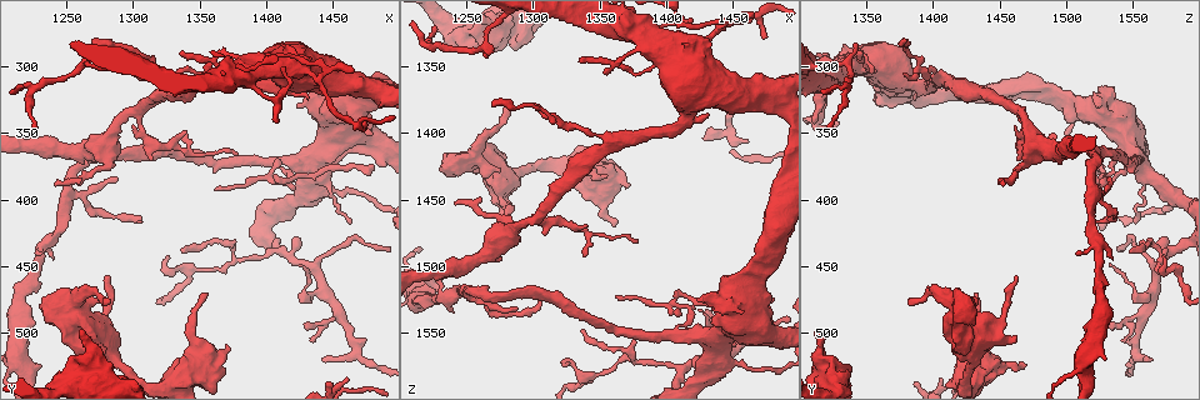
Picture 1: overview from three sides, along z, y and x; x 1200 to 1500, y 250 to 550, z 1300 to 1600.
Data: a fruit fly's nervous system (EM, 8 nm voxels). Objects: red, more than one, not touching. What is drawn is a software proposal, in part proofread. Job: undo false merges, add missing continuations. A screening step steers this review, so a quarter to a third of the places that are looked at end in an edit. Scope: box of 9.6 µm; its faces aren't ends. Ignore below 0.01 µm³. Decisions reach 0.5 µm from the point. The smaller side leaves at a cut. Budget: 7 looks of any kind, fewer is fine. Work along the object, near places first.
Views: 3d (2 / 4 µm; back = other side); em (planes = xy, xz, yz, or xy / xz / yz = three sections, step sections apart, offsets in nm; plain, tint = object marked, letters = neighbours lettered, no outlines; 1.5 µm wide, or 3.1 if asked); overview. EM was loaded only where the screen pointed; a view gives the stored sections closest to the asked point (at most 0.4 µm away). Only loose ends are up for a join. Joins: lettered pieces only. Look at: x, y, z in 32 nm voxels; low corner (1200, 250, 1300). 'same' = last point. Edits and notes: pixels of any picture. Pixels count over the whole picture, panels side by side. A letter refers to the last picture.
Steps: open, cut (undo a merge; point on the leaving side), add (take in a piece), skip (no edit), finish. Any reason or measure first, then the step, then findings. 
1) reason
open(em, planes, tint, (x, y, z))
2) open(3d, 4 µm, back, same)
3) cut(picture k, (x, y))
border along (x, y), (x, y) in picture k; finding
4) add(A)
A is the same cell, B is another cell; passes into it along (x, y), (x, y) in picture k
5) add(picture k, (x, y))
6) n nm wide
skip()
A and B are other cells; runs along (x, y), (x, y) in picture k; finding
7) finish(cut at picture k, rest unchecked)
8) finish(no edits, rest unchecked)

an open end
open(em, yz, step 4, tint, (1334, 288, 1348))

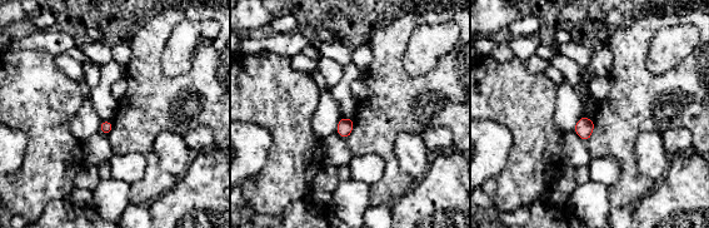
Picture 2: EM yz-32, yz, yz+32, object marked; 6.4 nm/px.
another direction
open(em, xy, step 8, letters, same)

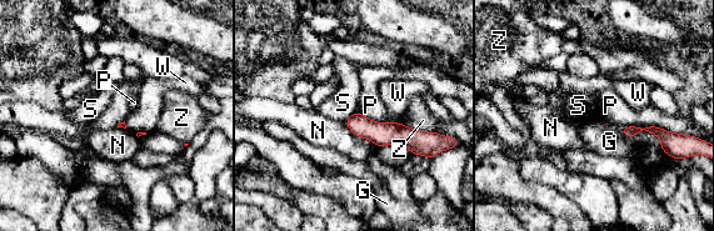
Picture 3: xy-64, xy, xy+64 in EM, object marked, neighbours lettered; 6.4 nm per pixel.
skip()
G, N, P, S, W and Z are other cells; no lettered piece goes on from it

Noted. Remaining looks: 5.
branch stops here
open(3d, 4 µm, (1480, 352, 1502))

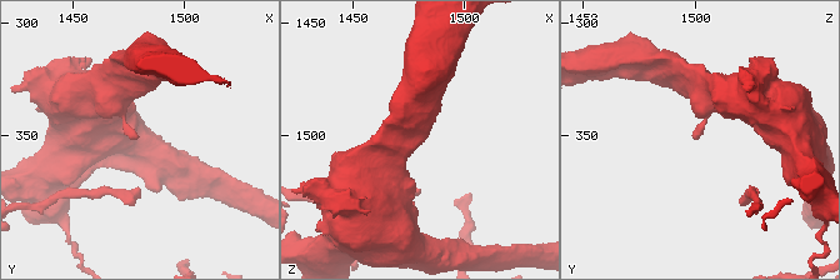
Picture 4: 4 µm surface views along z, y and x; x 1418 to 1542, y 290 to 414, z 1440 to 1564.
now the EM
open(em, xy, step 8, letters, (1479, 350, 1503))

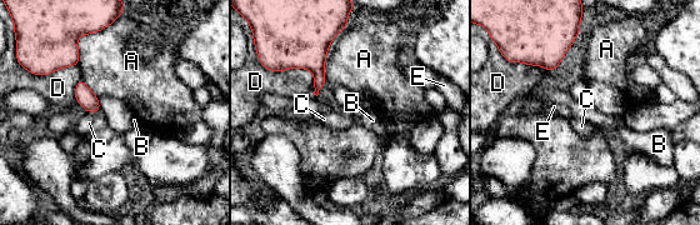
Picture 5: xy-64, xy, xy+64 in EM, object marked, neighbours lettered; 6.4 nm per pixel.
skip()
A, B, C, D and E are other cells; no lettered piece goes on from it

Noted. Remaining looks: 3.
thick end
open(3d, 2 µm, (1274, 478, 1430))

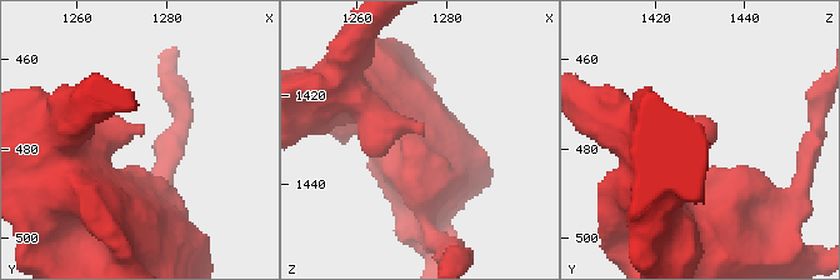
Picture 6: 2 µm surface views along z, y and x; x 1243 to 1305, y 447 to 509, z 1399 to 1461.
open(em, xz, step 4, tint, (1274, 477, 1428))

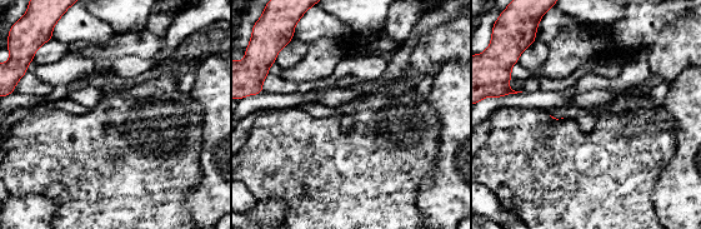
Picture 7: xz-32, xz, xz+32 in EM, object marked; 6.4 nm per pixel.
another direction
open(em, planes, letters, same)

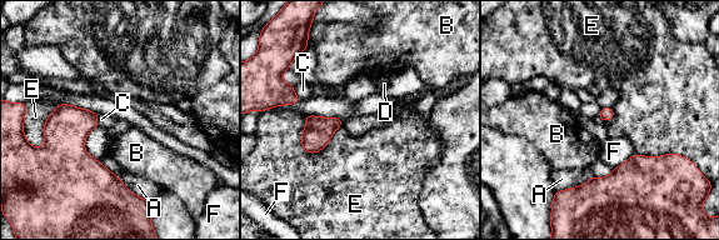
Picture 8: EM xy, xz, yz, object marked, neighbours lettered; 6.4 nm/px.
skip()
A, B, C, D, E and F are other cells; border along (341, 125), (318, 151), (300, 146) in picture 8; none of them fits

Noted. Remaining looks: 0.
finish(no edits, rest unchecked)

